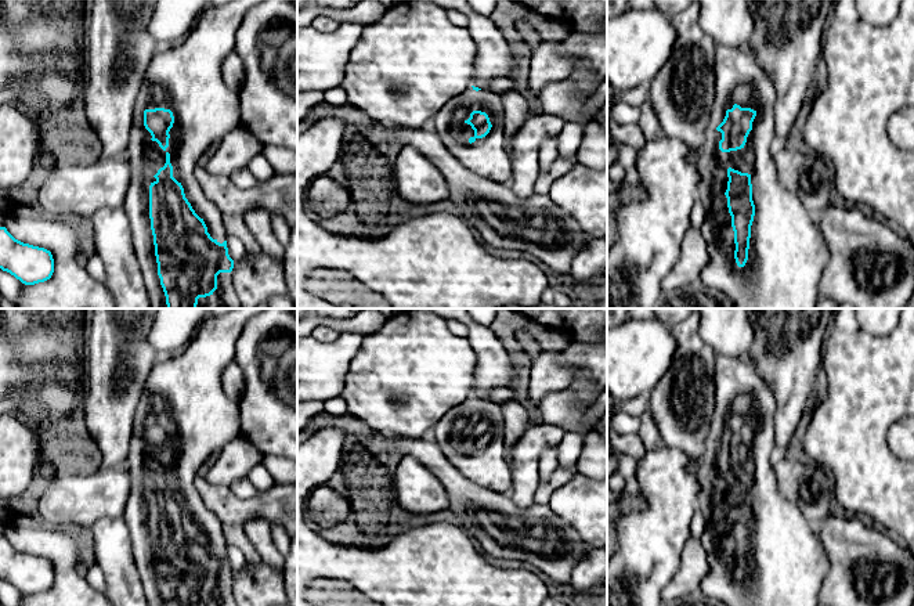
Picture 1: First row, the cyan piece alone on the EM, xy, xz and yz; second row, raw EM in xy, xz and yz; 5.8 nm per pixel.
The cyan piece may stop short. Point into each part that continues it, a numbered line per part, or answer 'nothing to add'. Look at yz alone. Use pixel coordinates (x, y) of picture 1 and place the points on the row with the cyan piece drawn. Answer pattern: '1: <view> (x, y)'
1: yz (787, 256)

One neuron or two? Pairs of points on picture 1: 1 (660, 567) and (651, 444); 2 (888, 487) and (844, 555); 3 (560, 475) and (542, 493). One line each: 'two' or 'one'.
1: two
2: two
3: one

